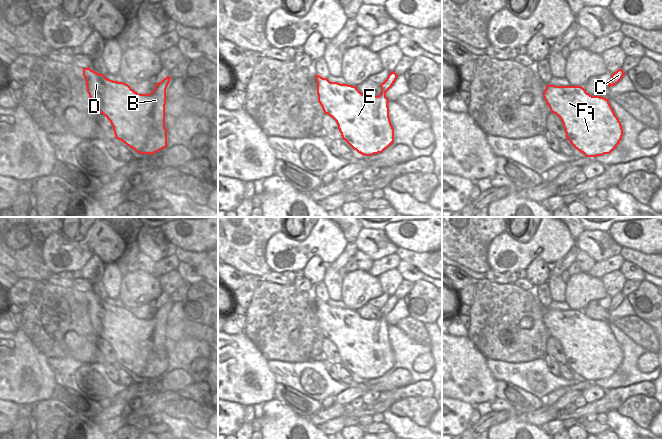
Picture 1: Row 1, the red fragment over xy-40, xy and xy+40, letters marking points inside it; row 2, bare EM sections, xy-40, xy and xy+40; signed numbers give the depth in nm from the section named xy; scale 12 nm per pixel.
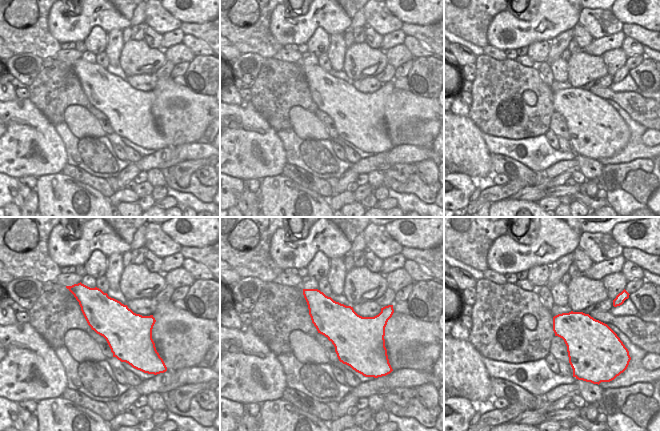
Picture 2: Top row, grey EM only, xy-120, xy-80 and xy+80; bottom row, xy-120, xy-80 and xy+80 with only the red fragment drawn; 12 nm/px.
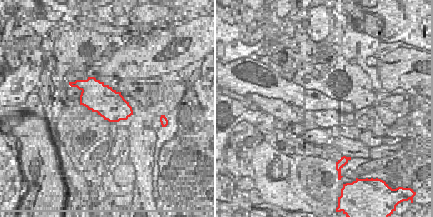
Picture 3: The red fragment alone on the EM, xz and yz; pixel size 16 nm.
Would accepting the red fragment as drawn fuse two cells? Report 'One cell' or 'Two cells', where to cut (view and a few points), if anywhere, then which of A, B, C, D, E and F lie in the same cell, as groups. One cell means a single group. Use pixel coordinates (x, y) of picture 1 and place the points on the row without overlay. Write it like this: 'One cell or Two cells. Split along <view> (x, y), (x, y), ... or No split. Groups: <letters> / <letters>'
One cell. No split. Groups: A B C D E F

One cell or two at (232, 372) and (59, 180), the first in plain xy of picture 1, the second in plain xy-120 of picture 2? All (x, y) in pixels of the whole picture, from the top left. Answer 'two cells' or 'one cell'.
two cells

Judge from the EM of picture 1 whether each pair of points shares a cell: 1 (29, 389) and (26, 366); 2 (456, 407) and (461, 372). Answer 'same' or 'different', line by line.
1: same
2: different

